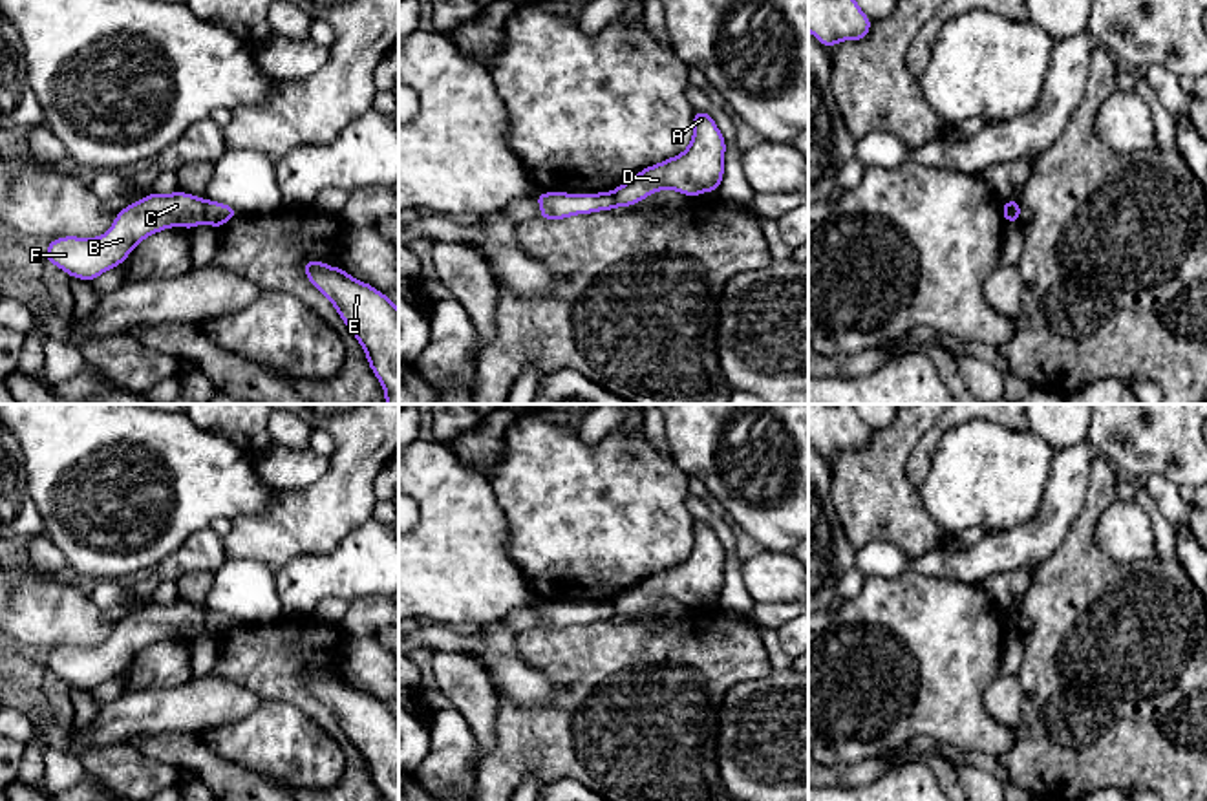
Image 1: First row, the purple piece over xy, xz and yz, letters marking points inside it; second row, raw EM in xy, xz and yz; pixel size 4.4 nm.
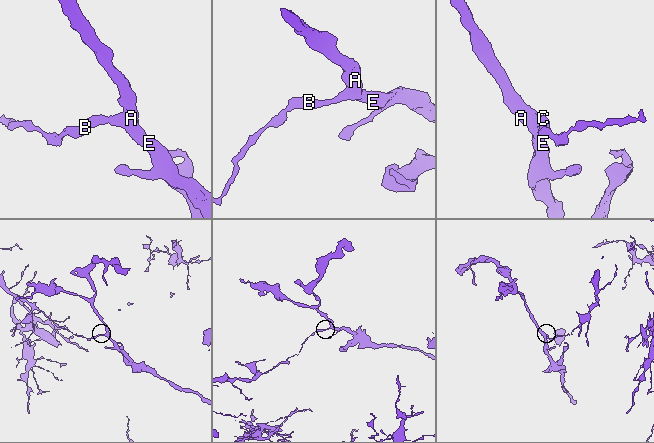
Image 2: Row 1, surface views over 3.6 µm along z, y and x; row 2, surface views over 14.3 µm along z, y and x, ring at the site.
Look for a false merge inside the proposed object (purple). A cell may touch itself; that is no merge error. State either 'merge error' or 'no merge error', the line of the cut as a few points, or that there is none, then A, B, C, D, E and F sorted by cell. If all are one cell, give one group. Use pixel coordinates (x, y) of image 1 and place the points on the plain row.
merge error | xy (207, 609), (203, 630) | A D E / B C F

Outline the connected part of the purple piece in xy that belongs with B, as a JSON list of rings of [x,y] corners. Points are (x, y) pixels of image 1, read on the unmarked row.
[[[185,602],[148,603],[123,618],[110,640],[99,647],[66,646],[51,649],[46,669],[73,688],[95,689],[121,675],[144,647],[170,638],[194,638],[205,631],[207,609]]]

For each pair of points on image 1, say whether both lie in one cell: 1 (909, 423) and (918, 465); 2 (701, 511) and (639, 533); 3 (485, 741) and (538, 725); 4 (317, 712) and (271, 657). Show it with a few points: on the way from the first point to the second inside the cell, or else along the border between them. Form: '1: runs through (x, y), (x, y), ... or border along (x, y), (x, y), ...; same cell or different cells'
1: border along (933, 423), (906, 465), (906, 476), (917, 487); different cells
2: border along (688, 492), (686, 509), (697, 520); different cells
3: border along (500, 701), (494, 743), (474, 768); different cells
4: runs through (304, 699), (275, 670); same cell

